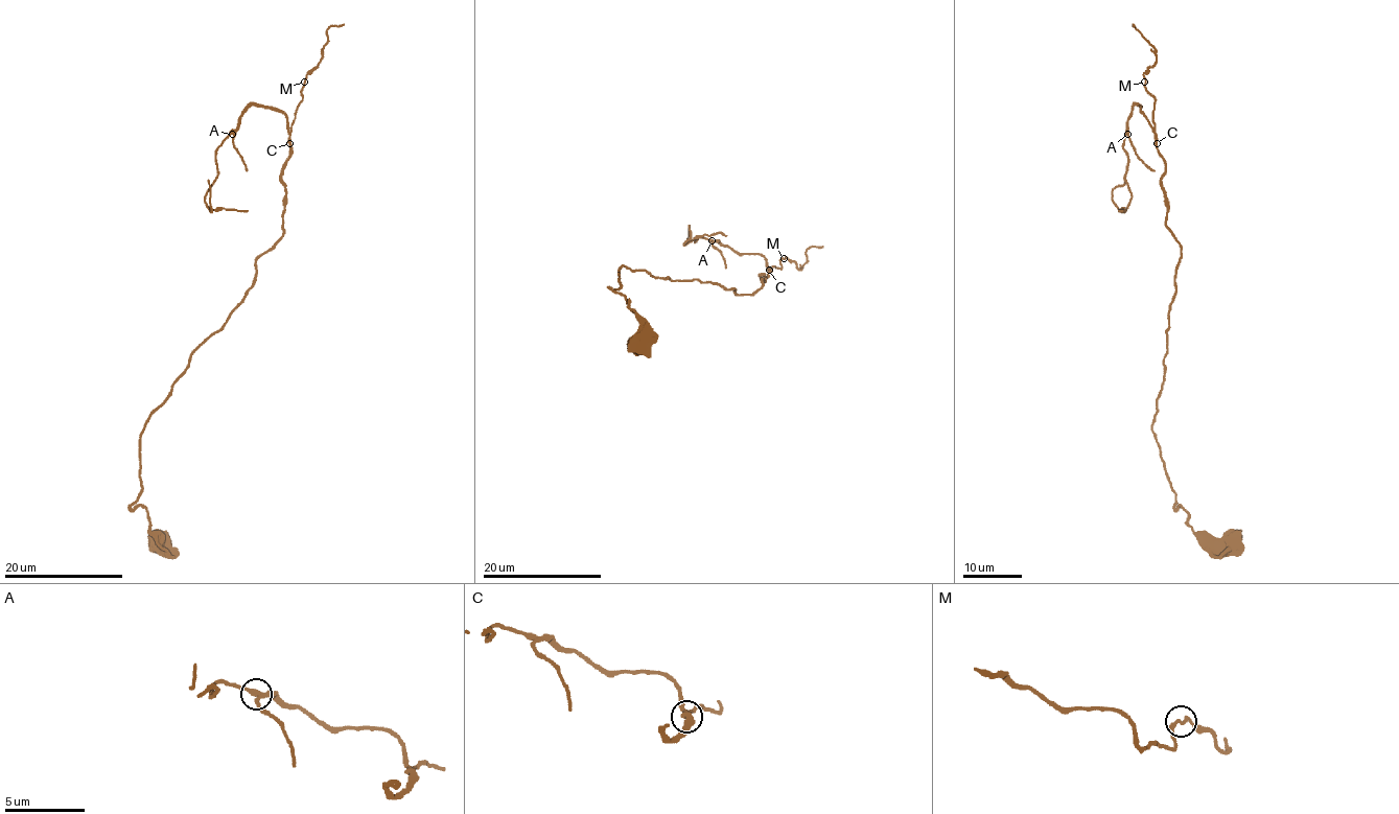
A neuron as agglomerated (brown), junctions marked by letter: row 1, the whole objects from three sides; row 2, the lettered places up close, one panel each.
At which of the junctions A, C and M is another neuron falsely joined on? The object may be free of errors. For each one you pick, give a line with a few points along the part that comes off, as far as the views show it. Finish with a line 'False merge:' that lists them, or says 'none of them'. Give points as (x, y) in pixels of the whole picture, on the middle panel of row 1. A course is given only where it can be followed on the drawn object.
False merge: none of them

